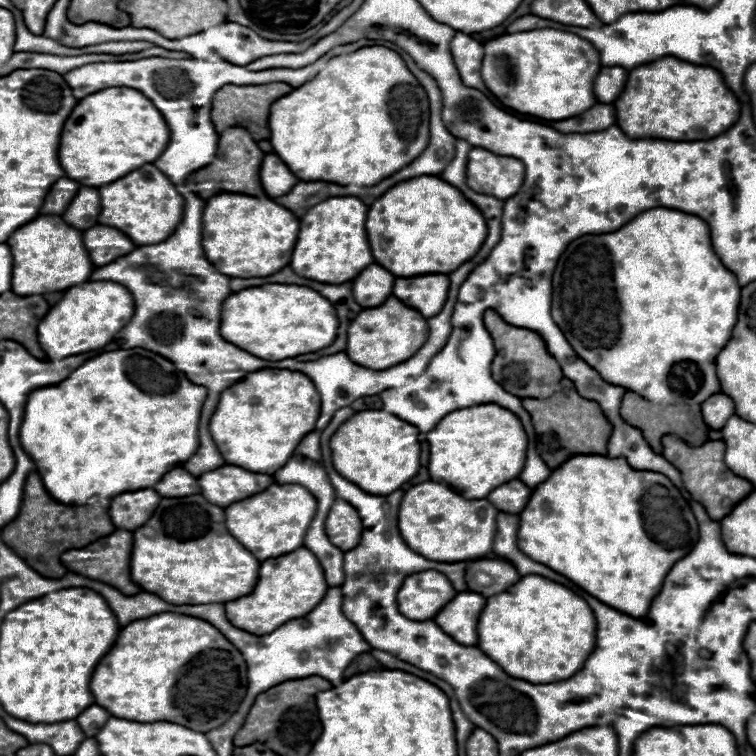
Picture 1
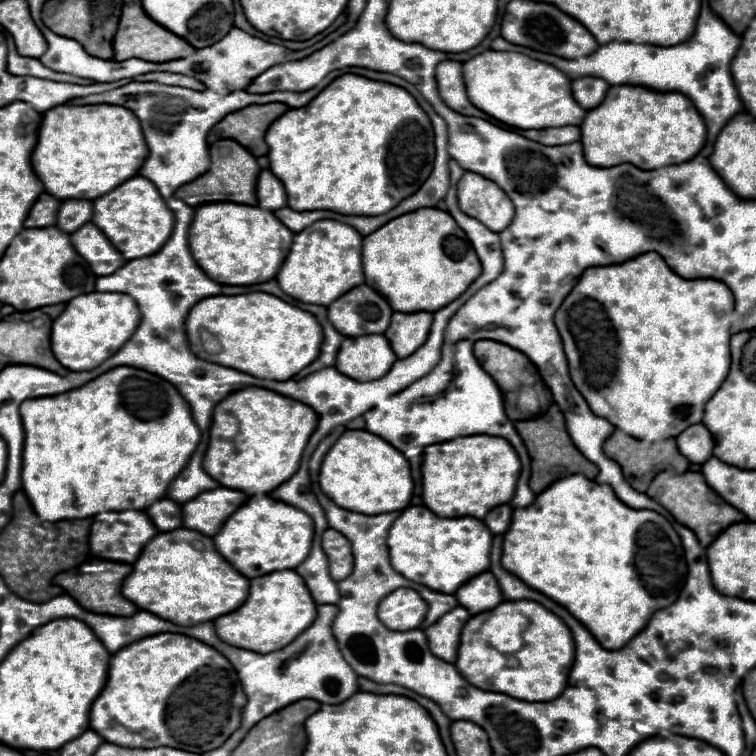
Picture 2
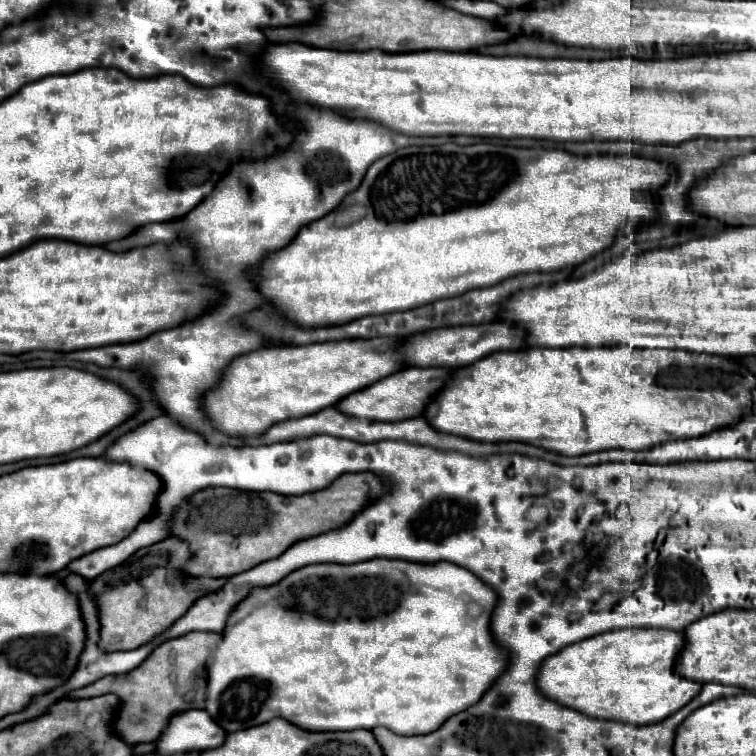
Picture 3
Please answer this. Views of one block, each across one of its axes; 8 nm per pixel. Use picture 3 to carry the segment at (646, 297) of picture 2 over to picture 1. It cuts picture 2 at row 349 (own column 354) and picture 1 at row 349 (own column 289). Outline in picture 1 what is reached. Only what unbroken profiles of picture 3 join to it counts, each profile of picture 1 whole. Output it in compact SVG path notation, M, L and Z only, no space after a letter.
M652 208L646 212L640 212L636 218L632 218L628 224L624 224L616 232L608 234L586 234L568 244L564 254L560 256L554 276L552 276L552 318L572 344L572 348L578 352L580 358L584 358L606 382L624 386L626 390L636 392L644 400L656 402L656 404L702 404L706 398L710 398L714 392L720 392L720 380L716 376L716 356L730 340L732 328L738 318L738 304L740 304L740 284L736 276L722 264L722 260L716 256L712 242L710 242L710 228L704 220L692 214L684 214L680 210L668 210L668 208Z

